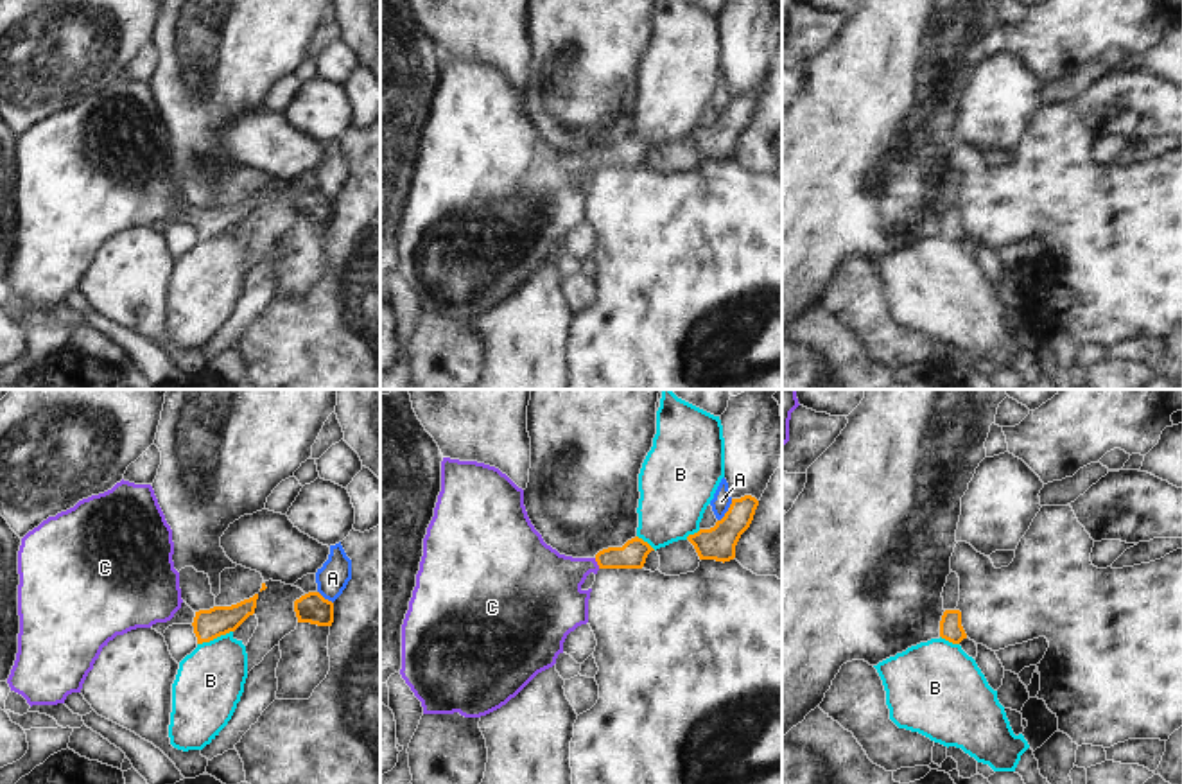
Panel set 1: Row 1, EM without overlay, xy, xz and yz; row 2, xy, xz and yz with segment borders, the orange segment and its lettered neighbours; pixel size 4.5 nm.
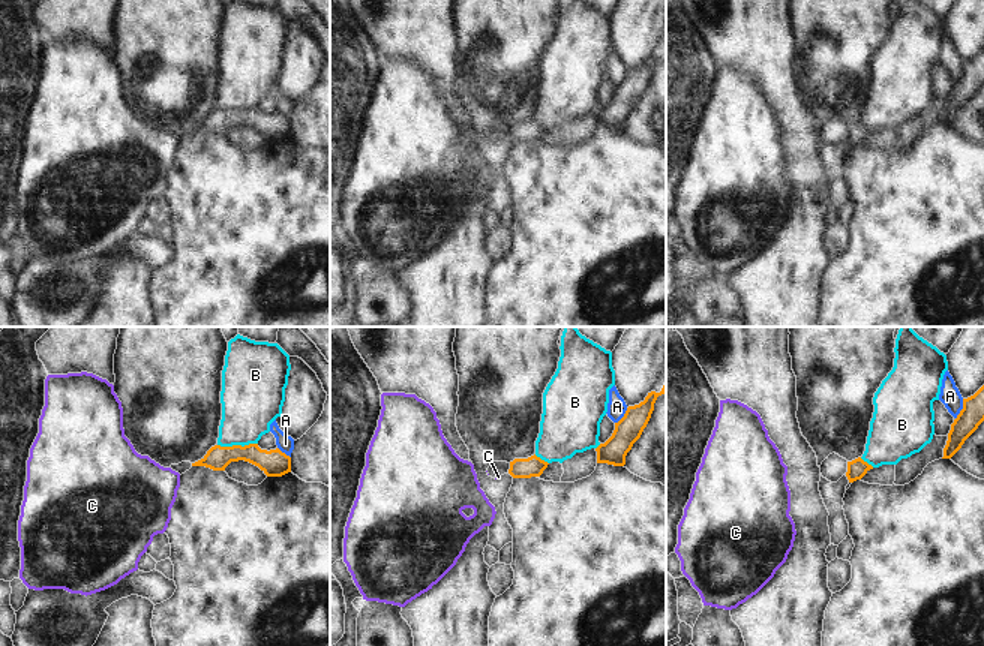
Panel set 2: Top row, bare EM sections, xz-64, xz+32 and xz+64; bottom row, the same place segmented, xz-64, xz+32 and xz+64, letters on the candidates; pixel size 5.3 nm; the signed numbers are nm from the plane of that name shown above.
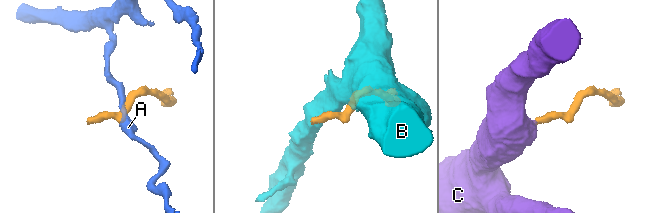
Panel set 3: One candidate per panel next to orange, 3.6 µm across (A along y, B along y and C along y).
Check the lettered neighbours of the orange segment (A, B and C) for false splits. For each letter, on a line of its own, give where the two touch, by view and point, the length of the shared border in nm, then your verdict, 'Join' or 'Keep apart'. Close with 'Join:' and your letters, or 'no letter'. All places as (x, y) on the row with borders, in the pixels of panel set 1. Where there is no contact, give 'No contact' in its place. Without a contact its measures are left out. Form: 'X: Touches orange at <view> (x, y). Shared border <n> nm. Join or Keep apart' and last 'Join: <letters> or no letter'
A: Touches orange at xz (729, 510). Shared border 120 nm. Keep apart
B: Touches orange at xy (214, 637). Shared border 170 nm. Keep apart
C: Touches orange at xz (598, 564). Shared border 50 nm. Join
Join: C

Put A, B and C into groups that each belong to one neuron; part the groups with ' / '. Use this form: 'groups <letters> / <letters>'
groups A / B / C

